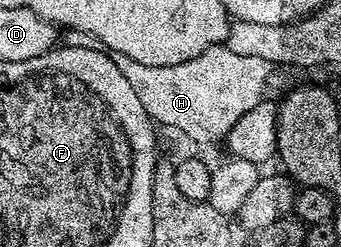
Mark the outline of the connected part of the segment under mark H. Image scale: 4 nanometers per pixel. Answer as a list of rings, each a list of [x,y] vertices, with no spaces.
[[[226,46],[202,50],[202,54],[186,62],[178,62],[178,66],[142,66],[142,62],[134,62],[125,56],[116,56],[115,62],[118,70],[122,70],[122,75],[126,77],[126,82],[134,86],[134,94],[138,94],[146,114],[152,117],[157,125],[165,124],[166,127],[173,128],[174,131],[181,132],[200,144],[208,144],[211,140],[223,141],[234,122],[238,122],[238,118],[242,118],[246,110],[261,104],[263,96],[260,95],[268,84],[270,72],[270,65],[262,58],[234,54],[234,50]]]

